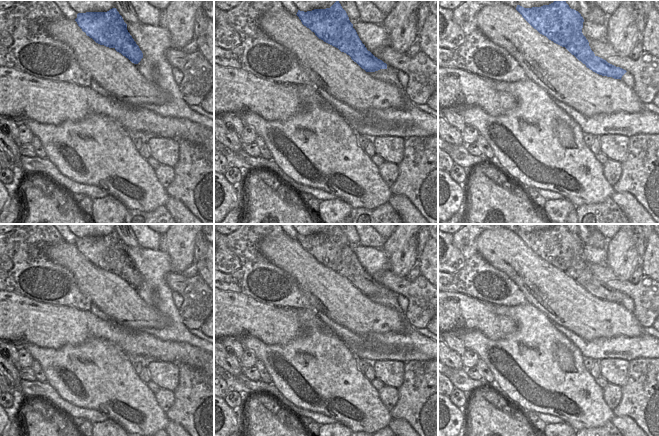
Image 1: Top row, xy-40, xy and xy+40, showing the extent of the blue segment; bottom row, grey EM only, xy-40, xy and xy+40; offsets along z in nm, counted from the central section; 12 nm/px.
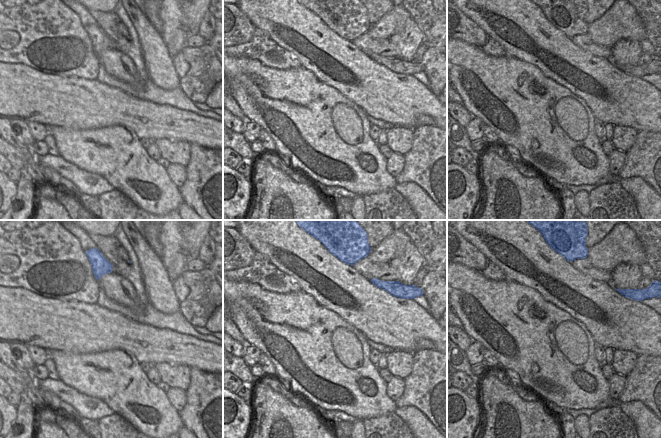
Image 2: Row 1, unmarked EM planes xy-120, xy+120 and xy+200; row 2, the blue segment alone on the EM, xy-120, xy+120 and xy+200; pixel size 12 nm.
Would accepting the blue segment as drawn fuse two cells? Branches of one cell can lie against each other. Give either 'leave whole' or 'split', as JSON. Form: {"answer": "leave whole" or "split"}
{"answer": "split"}

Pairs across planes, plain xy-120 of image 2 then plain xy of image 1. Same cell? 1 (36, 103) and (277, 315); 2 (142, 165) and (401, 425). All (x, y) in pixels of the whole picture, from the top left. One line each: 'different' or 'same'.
1: same
2: different

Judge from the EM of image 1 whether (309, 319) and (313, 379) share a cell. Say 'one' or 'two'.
one

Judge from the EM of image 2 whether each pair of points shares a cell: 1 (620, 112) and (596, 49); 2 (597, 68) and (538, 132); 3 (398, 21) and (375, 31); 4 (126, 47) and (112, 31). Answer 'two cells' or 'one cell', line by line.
1: two cells
2: two cells
3: one cell
4: one cell

